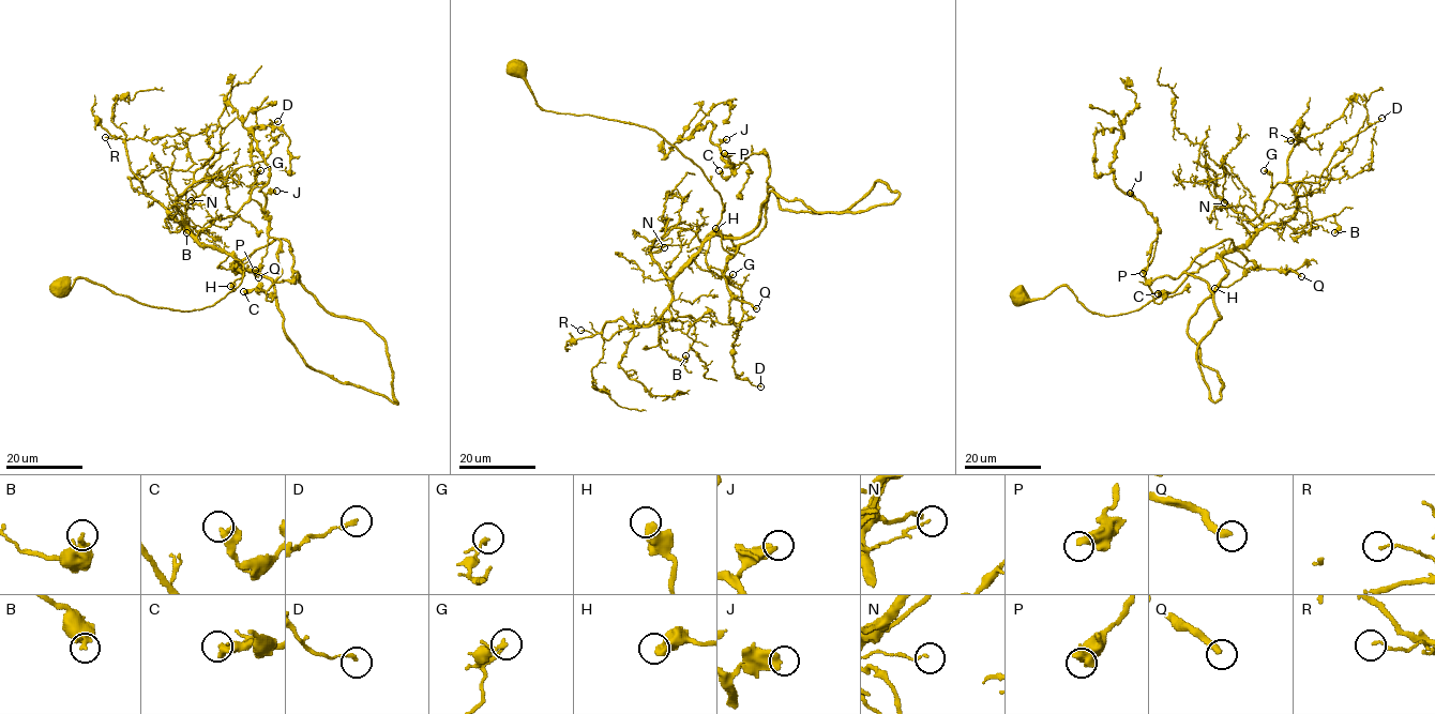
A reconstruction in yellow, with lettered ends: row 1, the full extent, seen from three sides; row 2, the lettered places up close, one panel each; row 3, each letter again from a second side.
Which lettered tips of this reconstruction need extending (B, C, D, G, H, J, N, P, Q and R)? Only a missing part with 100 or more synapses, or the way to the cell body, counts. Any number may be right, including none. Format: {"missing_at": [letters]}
{"missing_at": ["Q"]}

